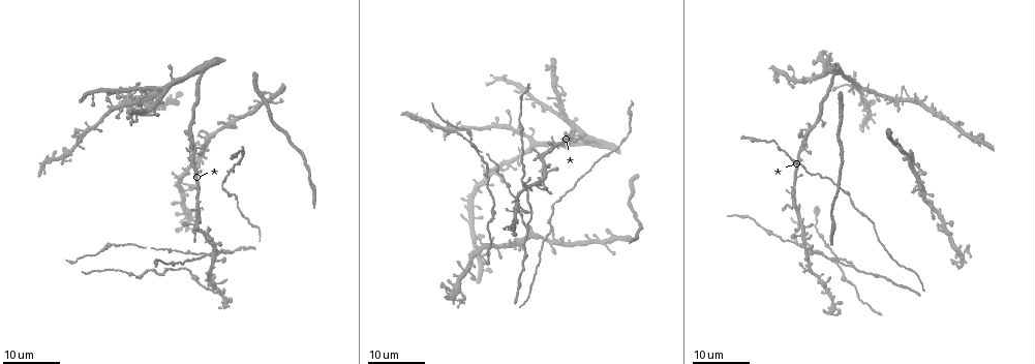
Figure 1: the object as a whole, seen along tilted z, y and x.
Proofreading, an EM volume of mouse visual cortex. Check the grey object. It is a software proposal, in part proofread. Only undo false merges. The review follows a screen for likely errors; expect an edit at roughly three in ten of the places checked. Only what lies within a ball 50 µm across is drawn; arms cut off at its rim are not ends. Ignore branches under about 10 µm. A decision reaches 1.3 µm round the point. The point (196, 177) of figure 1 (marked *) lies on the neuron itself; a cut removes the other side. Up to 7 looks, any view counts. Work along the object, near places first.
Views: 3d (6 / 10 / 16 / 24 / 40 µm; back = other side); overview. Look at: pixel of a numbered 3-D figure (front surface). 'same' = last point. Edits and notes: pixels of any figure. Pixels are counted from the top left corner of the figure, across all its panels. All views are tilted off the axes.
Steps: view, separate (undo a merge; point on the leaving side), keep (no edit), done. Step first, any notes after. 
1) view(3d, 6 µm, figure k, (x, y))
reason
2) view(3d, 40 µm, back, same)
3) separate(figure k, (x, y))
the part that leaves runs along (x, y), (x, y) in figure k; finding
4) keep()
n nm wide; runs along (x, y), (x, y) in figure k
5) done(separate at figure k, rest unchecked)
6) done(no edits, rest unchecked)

view(3d, 16 µm, figure 1, (528, 145))

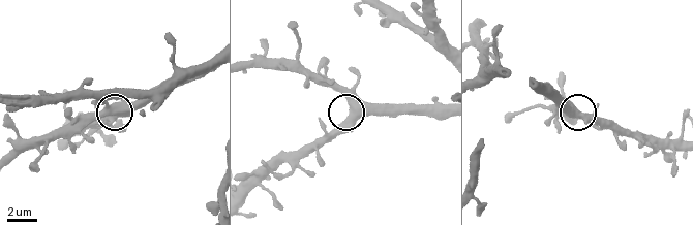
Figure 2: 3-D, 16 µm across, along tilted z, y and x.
view(3d, 10 µm, figure 2, (353, 110))

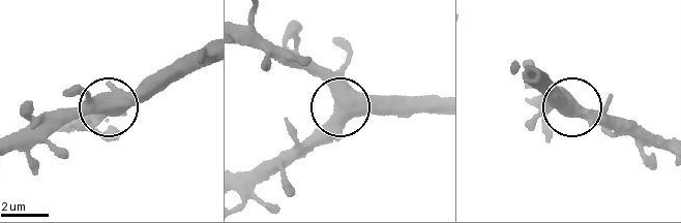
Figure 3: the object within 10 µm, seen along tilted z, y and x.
keep()
side arm 28 µm; continuous, no second neuron

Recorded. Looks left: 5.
view(3d, 16 µm, figure 1, (526, 227))
arms part here

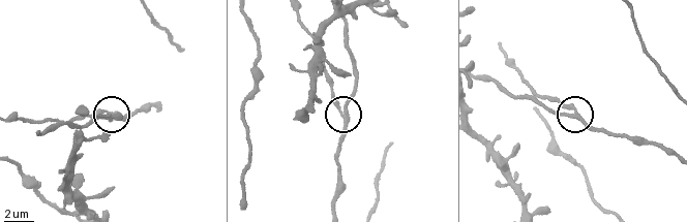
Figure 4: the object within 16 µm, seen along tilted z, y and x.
view(3d, 6 µm, figure 4, (576, 113))

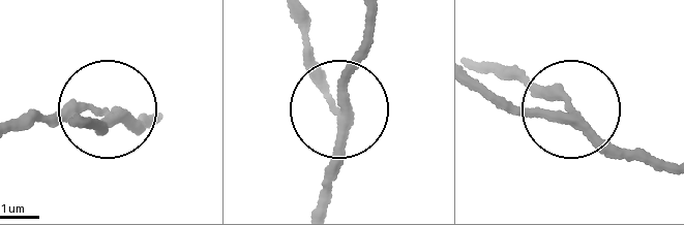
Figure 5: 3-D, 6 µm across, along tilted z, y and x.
keep()
side arm 35 µm; runs along (80, 122), (109, 116), (20, 121) in figure 5; all the same neuron

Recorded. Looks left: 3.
view(3d, 16 µm, figure 1, (544, 181))
four or more arms meet

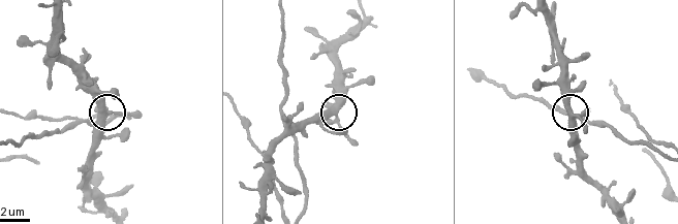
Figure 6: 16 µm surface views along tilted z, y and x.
view(3d, 10 µm, figure 6, (107, 115))

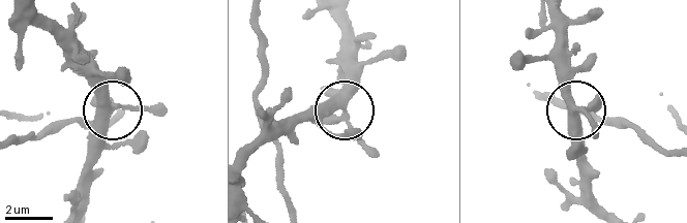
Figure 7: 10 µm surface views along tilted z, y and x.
keep()
4 arms; runs along (341, 17), (350, 55), (344, 105), (304, 123) in figure 7; all the same neuron

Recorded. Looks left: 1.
done(no edits, rest unchecked)

